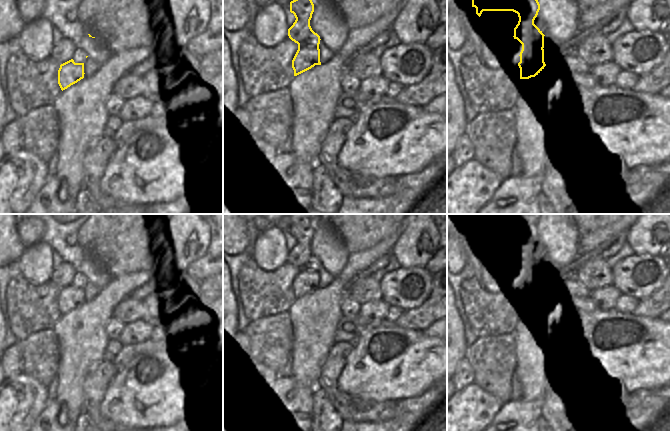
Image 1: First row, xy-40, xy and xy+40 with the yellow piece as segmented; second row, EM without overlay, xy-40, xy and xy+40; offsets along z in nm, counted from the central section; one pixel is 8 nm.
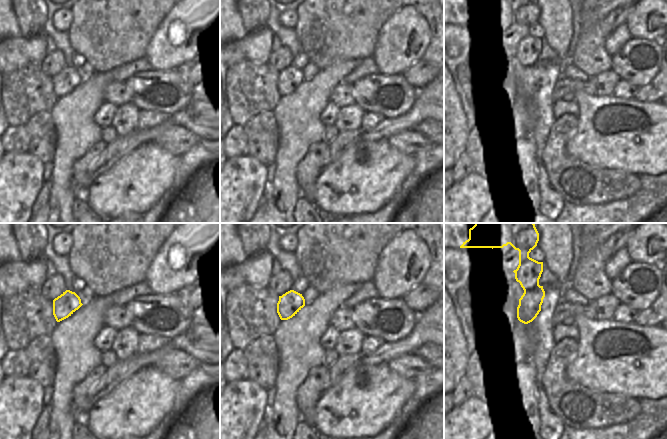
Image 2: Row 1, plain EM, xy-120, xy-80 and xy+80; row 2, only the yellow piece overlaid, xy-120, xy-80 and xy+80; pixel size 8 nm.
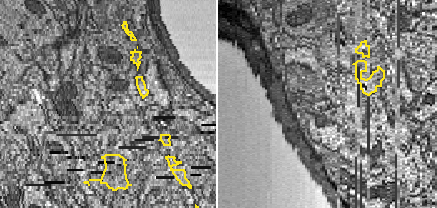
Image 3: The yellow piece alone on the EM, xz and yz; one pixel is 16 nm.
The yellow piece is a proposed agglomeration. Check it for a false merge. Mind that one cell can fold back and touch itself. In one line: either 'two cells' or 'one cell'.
two cells

